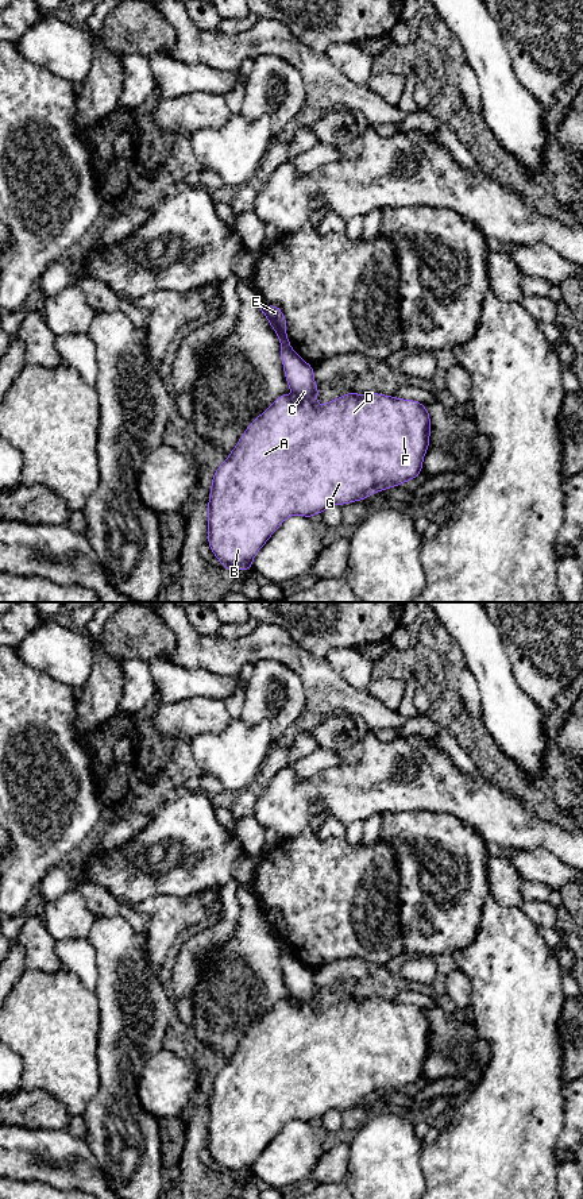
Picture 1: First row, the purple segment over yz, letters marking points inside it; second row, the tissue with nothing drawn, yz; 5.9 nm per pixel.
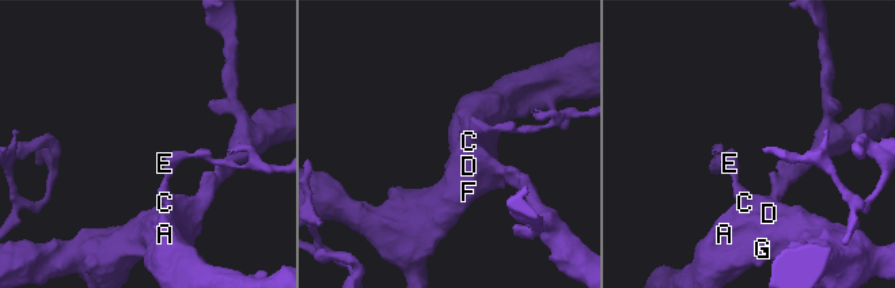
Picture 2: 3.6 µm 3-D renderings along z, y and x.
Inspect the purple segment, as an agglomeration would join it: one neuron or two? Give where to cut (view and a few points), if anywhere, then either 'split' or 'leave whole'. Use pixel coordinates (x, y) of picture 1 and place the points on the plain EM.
yz (289, 949), (281, 951) | split

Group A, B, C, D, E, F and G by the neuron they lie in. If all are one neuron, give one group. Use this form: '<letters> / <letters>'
A B C D F G / E

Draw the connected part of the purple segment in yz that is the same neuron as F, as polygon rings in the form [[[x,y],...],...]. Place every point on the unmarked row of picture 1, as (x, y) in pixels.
[[[287,949],[281,951],[281,964],[287,990],[297,1001],[297,1005],[293,1006],[287,998],[281,999],[265,1017],[260,1018],[259,1022],[250,1028],[235,1053],[229,1057],[229,1061],[213,1077],[208,1107],[208,1150],[213,1160],[220,1165],[225,1176],[252,1175],[252,1165],[258,1156],[266,1149],[266,1146],[282,1130],[282,1127],[293,1119],[301,1119],[309,1123],[313,1119],[323,1118],[331,1110],[344,1110],[354,1106],[362,1106],[377,1096],[395,1092],[406,1086],[414,1084],[420,1077],[422,1077],[424,1060],[429,1052],[431,1021],[422,1007],[379,998],[345,998],[341,1002],[318,1011],[316,1009],[318,992],[314,987],[313,971],[300,963],[297,957]]]

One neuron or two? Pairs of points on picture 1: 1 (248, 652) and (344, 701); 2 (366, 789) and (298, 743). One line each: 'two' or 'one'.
1: one
2: two

